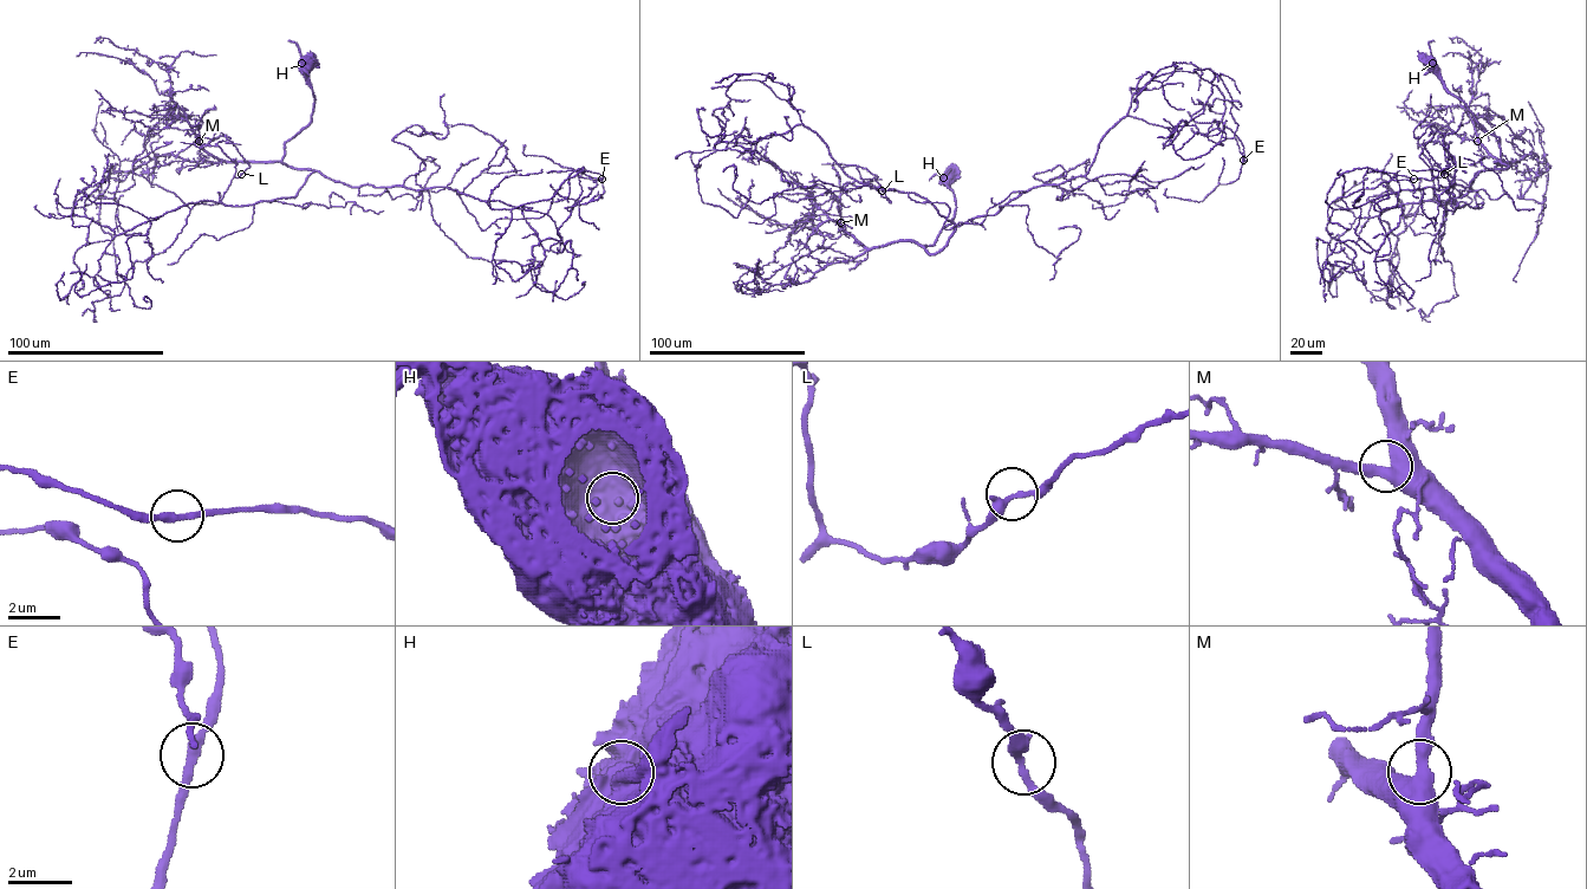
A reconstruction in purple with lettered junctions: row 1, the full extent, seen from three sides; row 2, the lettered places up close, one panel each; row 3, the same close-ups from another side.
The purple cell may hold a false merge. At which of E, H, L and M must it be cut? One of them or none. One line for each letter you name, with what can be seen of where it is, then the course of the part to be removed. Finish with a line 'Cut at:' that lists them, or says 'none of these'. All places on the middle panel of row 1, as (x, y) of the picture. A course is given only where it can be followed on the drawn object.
H: Place: (943, 177). Course of the part to remove: (943, 177), (936, 174), (929, 180)
Cut at: H

